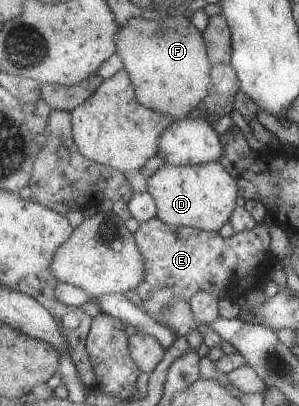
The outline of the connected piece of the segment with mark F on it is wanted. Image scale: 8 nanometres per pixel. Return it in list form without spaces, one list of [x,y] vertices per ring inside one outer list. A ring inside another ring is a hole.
[[[167,16],[158,20],[131,18],[126,26],[120,28],[118,54],[123,58],[125,69],[131,76],[139,103],[146,108],[181,120],[187,119],[191,110],[195,110],[208,98],[215,88],[212,72],[214,65],[211,63],[203,33],[187,16]]]

